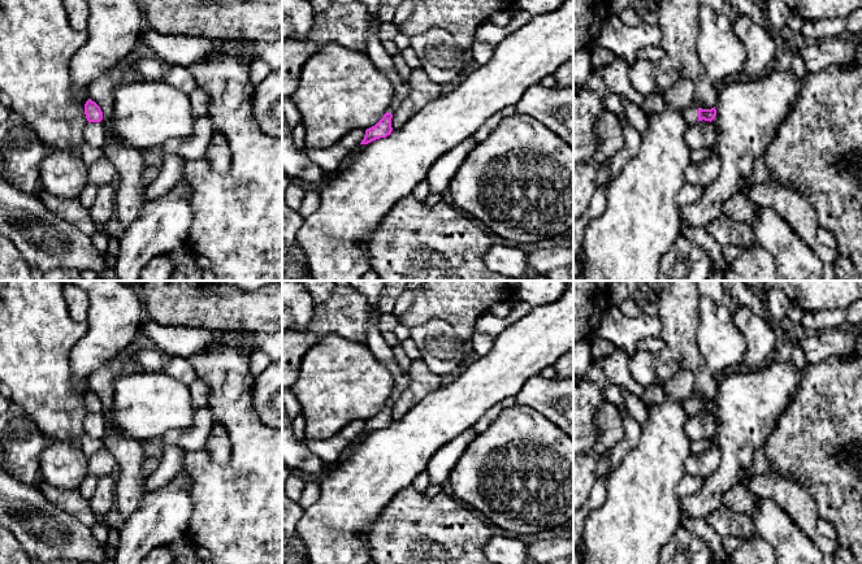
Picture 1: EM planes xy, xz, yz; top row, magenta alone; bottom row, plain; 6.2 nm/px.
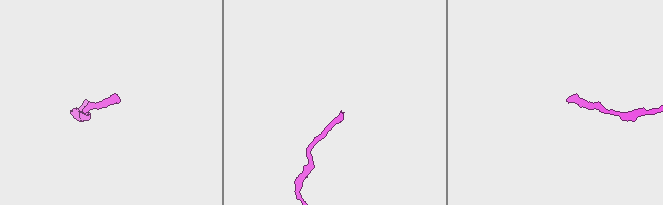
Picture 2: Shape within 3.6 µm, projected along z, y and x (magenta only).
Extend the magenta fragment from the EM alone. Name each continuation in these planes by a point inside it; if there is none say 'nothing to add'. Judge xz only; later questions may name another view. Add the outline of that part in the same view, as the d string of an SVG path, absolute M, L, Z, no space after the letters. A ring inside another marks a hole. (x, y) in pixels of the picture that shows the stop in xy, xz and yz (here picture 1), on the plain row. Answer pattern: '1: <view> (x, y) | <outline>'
1: xz (372, 290) | M350 281L350 286L360 291L367 298L368 303L374 308L374 313L369 321L369 330L365 344L368 346L371 352L378 359L378 361L387 366L393 374L395 386L387 402L393 405L402 395L404 389L410 385L410 377L397 364L393 348L385 342L382 334L378 330L378 321L381 314L376 311L376 307L385 283L386 281Z

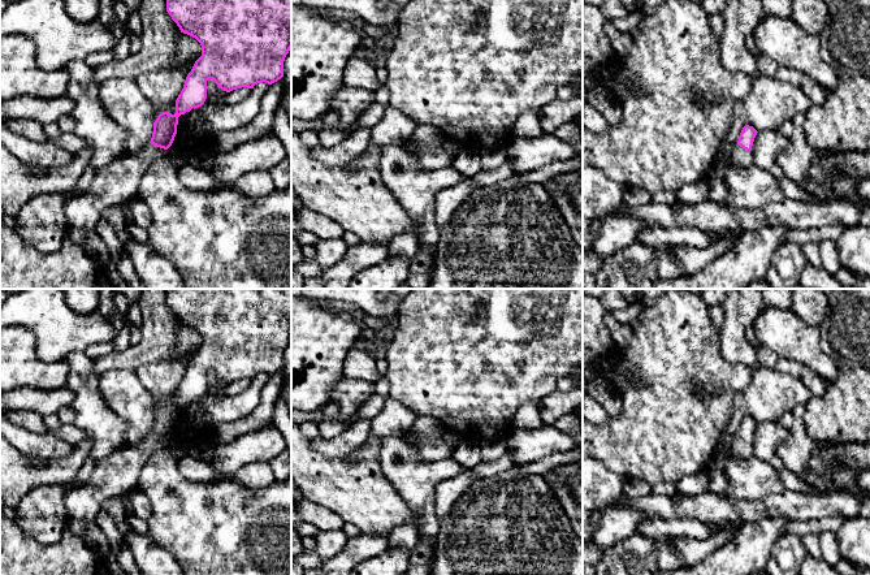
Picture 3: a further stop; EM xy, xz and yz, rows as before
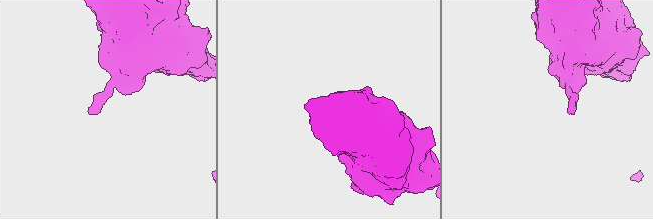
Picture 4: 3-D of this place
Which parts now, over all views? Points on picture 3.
1: xy (116, 475) | M150 435L140 444L120 448L96 462L90 479L64 496L69 519L96 522L103 502L130 493L138 485L147 459L164 446L166 441Z

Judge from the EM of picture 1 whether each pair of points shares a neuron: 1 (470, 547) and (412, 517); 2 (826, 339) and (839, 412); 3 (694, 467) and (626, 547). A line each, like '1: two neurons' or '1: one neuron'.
1: one neuron
2: two neurons
3: two neurons

